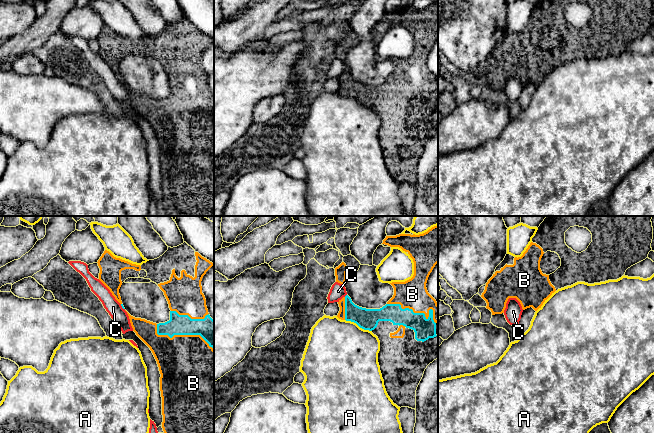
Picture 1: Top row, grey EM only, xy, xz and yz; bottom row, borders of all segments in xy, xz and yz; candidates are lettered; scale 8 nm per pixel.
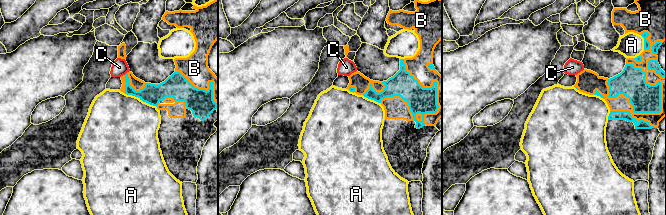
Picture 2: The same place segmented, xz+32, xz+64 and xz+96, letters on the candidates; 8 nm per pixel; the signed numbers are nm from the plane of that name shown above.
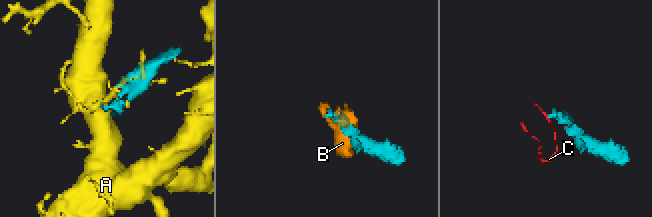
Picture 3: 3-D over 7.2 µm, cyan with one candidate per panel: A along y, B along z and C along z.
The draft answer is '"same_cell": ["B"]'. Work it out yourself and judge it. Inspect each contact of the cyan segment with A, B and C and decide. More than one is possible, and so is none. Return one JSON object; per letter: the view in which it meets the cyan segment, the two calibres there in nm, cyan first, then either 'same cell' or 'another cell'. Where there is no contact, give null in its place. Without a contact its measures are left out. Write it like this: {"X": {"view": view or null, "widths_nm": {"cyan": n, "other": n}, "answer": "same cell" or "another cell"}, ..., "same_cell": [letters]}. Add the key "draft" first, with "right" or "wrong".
{"draft": "right", "A": {"view": "xz", "widths_nm": {"cyan": 170, "other": 480}, "answer": "another cell"}, "B": {"view": "xz", "widths_nm": {"cyan": 160, "other": 240}, "answer": "same cell"}, "C": {"view": "xy", "widths_nm": {"cyan": 20, "other": 120}, "answer": "another cell"}, "same_cell": ["B"]}

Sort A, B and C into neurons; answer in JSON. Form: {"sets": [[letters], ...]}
{"sets": [["A"], ["B"], ["C"]]}

